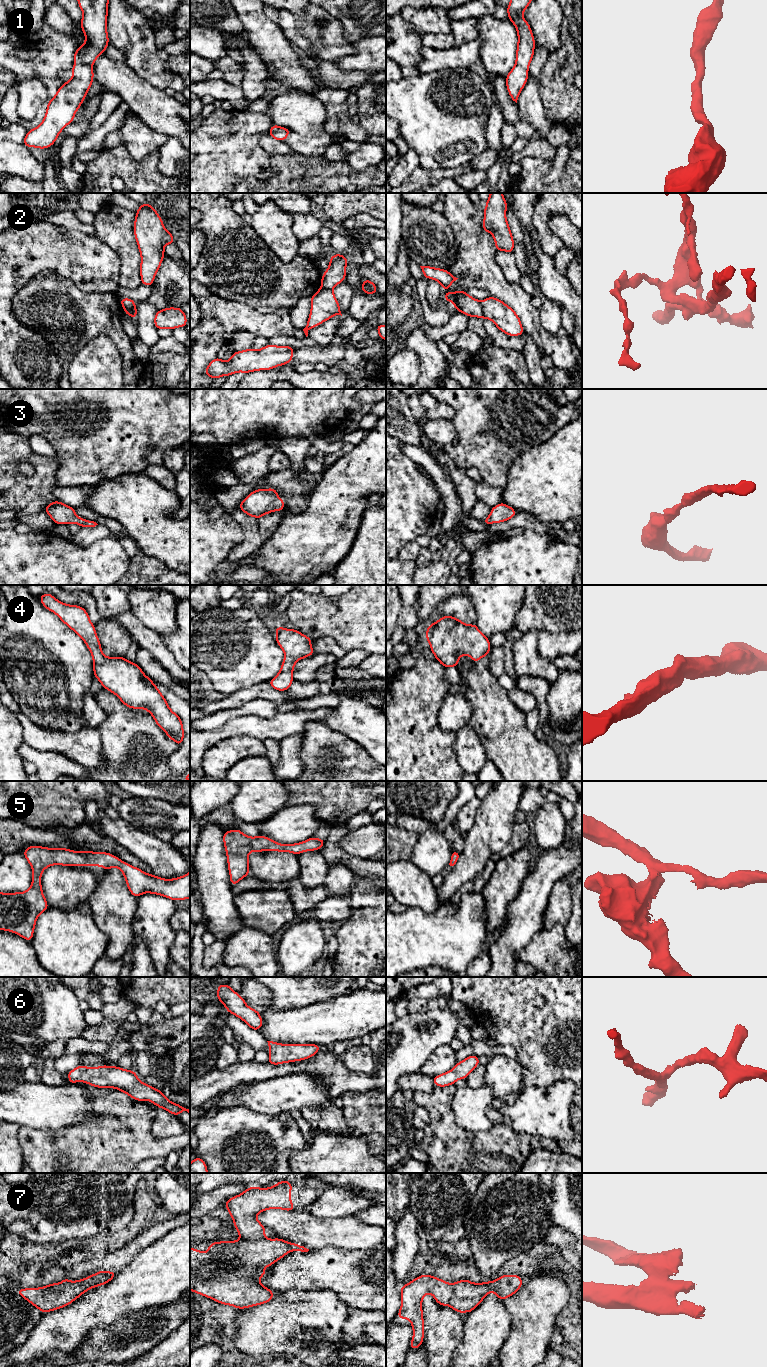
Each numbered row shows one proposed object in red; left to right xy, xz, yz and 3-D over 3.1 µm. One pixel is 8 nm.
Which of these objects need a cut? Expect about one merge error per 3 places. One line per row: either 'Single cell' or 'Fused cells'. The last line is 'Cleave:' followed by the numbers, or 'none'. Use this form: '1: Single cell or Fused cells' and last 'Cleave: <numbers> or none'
1: Single cell
2: Fused cells
3: Single cell
4: Single cell
5: Single cell
6: Single cell
7: Fused cells
Cleave: 2, 7

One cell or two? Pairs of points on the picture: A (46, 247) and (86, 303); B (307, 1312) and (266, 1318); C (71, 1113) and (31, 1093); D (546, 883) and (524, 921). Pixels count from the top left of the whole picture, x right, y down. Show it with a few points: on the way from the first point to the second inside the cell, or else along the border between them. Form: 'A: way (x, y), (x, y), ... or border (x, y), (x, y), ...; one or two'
A: border (46, 274), (67, 278), (89, 293); two
B: way (297, 1317), (276, 1317); one
C: way (61, 1107), (45, 1107), (41, 1103); one
D: way (537, 892), (533, 896), (526, 912); one

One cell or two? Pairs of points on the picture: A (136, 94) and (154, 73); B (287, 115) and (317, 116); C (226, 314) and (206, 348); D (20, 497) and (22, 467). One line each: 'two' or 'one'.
A: two
B: one
C: one
D: two

